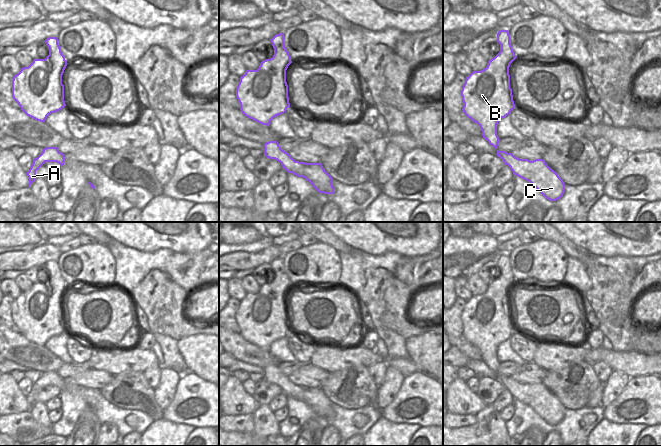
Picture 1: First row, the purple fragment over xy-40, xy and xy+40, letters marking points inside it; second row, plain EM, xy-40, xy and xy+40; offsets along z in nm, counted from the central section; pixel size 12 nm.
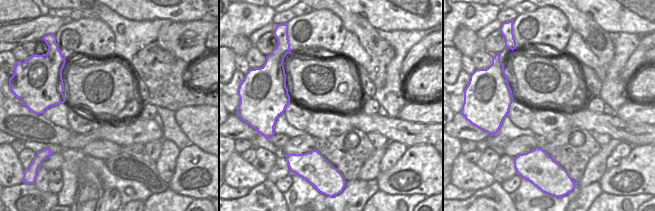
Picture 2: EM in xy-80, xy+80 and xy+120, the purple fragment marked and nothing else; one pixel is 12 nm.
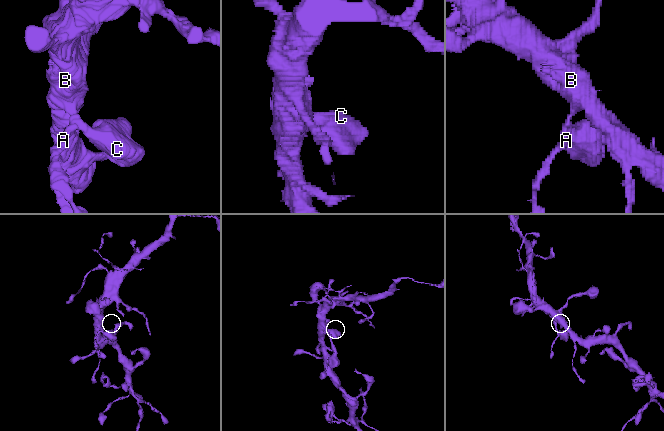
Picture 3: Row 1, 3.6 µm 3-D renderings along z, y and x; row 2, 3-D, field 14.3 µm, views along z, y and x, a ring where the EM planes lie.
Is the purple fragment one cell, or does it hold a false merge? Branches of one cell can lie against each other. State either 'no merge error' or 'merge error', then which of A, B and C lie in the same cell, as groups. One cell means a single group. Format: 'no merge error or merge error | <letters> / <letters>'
no merge error | A B C

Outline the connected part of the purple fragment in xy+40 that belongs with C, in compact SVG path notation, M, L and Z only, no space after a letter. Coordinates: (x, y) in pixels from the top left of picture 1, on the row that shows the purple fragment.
M498 150L496 155L510 167L514 175L530 182L546 199L556 201L563 196L563 180L543 159L519 159L512 153Z

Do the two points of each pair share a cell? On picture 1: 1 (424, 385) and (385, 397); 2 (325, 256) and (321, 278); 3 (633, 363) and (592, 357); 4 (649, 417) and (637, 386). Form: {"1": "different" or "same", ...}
{"1": "different", "2": "same", "3": "same", "4": "same"}

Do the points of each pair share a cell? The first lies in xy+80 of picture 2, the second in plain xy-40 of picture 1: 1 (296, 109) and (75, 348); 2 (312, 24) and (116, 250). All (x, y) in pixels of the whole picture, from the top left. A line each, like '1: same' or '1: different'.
1: same
2: different

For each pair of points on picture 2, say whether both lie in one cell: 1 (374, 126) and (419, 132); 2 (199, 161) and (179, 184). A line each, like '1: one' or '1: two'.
1: one
2: one

